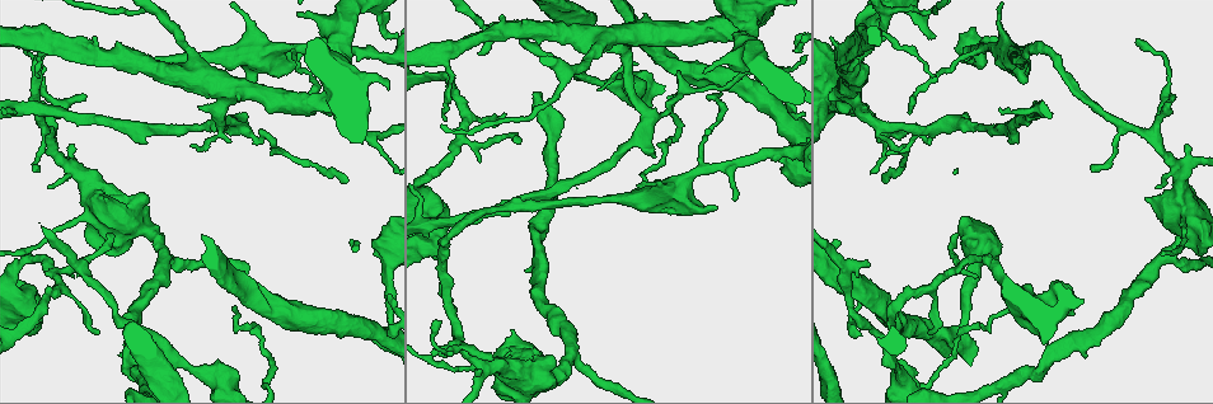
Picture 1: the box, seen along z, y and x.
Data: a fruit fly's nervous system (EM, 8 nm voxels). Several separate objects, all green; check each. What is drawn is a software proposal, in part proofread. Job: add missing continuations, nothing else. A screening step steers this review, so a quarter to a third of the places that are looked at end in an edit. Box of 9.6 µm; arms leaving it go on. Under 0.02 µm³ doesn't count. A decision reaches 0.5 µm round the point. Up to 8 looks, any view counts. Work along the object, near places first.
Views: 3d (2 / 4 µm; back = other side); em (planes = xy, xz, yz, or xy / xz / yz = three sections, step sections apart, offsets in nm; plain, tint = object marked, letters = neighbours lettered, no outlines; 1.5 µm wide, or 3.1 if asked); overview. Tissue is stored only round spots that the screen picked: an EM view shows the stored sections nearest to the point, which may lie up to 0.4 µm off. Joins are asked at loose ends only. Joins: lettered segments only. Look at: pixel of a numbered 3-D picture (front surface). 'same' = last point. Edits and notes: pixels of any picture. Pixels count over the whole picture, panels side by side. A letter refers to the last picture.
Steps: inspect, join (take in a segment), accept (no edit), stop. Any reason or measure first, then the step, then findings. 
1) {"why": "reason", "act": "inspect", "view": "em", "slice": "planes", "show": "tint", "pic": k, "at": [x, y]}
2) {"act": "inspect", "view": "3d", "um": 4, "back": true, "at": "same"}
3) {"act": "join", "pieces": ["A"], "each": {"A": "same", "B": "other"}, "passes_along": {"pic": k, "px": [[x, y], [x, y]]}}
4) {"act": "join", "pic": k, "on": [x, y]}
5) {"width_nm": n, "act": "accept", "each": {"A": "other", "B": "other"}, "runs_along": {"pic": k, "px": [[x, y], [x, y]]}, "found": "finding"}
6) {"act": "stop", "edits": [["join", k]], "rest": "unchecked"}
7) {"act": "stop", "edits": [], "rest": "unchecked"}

{"why": "an open end", "act": "inspect", "view": "3d", "um": 4, "pic": 1, "at": [1174, 94]}

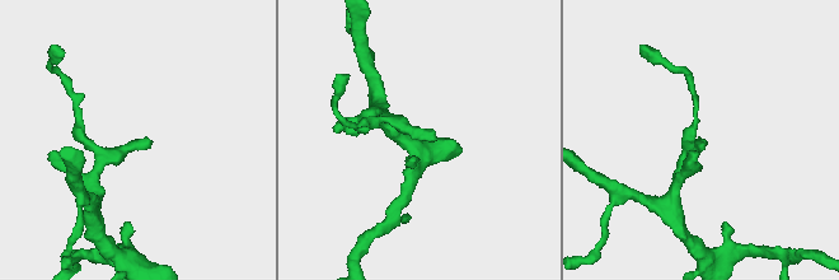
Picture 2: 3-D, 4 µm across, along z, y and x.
{"why": "now the EM", "act": "inspect", "view": "em", "slice": "planes", "show": "letters", "pic": 2, "at": [434, 142]}

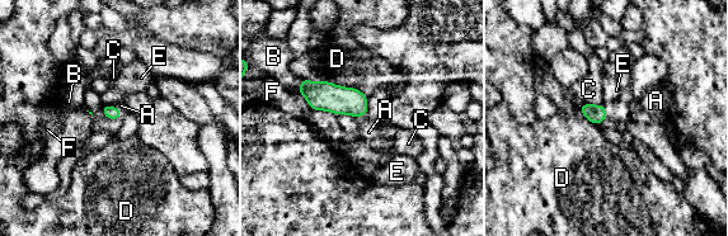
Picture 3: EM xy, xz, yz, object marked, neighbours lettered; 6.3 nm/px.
{"act": "join", "pieces": ["A"], "each": {"A": "same", "B": "other", "C": "other", "D": "other", "E": "other", "F": "other"}, "passes_along": {"pic": 3, "px": [[595, 114], [605, 111], [618, 111]]}, "found": "the cell continues"}

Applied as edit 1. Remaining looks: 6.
{"why": "branch stops here", "act": "inspect", "view": "3d", "um": 4, "back": true, "pic": 1, "at": [446, 121]}

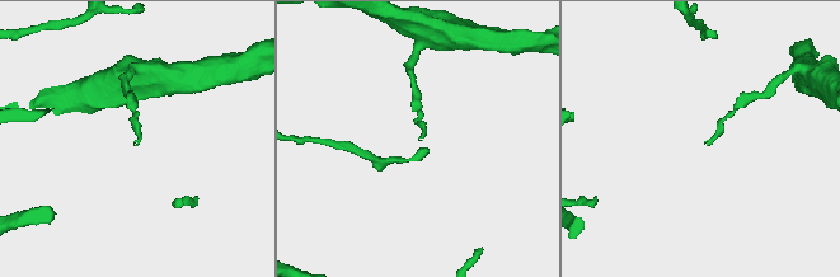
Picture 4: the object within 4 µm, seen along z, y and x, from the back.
{"act": "inspect", "view": "em", "slice": "yz", "step": 4, "show": "tint", "pic": 4, "at": [136, 144]}

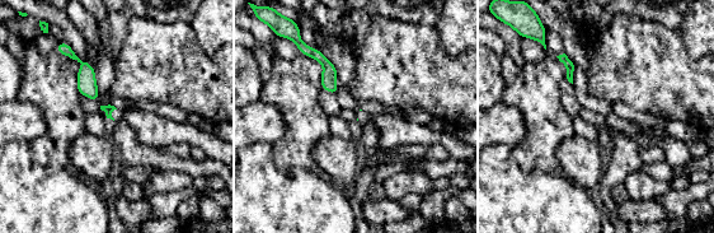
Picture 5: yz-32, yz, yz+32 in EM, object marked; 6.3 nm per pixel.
{"act": "inspect", "view": "em", "slice": "planes", "show": "letters", "at": "same"}

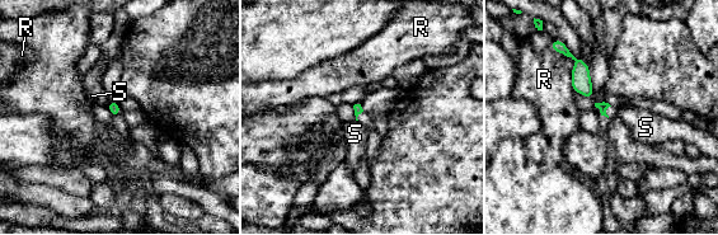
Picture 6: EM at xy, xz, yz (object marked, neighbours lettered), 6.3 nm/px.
{"act": "accept", "each": {"R": "other", "S": "other"}, "found": "no lettered segment goes on from it"}

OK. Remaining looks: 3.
{"act": "inspect", "view": "overview"}

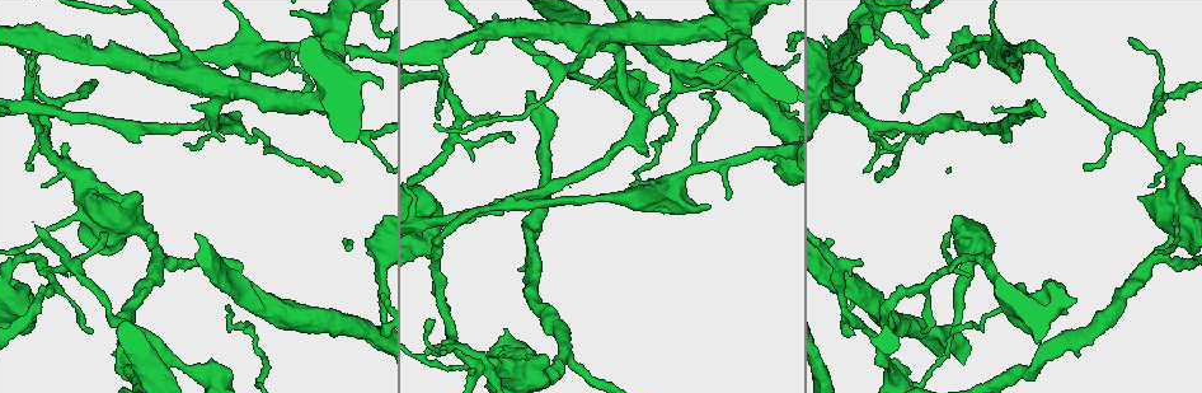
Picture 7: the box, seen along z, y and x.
{"why": "tapers out", "act": "inspect", "view": "em", "slice": "planes", "show": "letters", "pic": 7, "at": [1084, 169]}

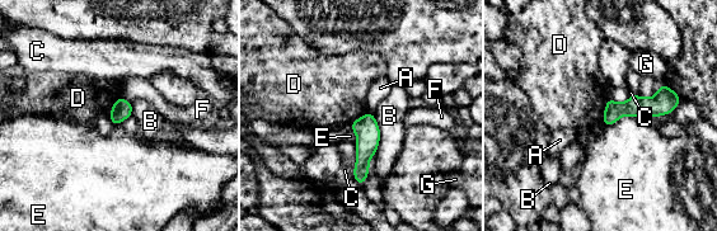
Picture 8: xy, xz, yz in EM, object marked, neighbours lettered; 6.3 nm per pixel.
{"width_nm": 110, "act": "accept", "each": {"A": "other", "B": "other", "C": "other", "D": "other", "E": "other", "F": "other", "G": "other"}, "runs_along": {"pic": 8, "px": [[676, 99], [617, 109], [605, 118]]}, "found": "none of them fits"}

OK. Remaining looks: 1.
{"act": "stop", "edits": [["join", 3]], "rest": "unchecked"}

